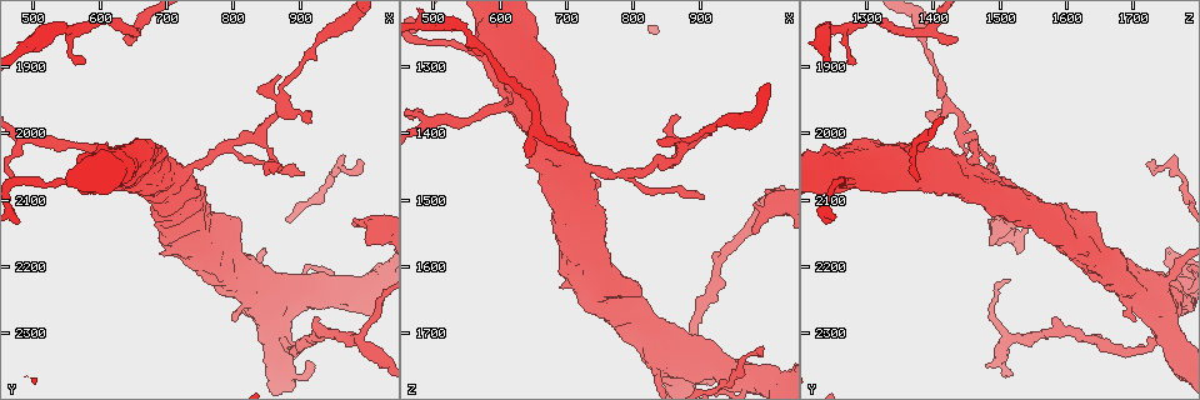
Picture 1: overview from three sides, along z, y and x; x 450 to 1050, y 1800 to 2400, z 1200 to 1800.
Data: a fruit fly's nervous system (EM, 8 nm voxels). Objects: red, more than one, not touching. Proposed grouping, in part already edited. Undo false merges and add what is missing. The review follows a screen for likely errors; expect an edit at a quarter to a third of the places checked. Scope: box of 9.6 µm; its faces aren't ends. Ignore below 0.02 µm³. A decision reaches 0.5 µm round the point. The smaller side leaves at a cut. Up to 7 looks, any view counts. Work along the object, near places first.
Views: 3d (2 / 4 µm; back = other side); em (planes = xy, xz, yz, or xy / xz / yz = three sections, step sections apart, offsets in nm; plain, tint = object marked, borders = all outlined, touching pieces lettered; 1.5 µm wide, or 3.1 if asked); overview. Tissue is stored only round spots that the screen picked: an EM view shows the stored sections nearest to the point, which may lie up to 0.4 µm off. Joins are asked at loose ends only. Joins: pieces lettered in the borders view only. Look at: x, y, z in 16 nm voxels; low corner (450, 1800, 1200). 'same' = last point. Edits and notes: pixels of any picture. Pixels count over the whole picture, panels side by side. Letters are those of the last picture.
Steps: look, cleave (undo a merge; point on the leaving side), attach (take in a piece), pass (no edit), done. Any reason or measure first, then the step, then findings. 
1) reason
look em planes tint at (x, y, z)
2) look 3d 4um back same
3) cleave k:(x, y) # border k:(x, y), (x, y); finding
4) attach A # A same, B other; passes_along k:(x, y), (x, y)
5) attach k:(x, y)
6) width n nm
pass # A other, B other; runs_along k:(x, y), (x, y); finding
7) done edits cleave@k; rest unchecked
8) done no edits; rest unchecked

calibre changes
look em xy step 8 borders at (655, 2030, 1285)

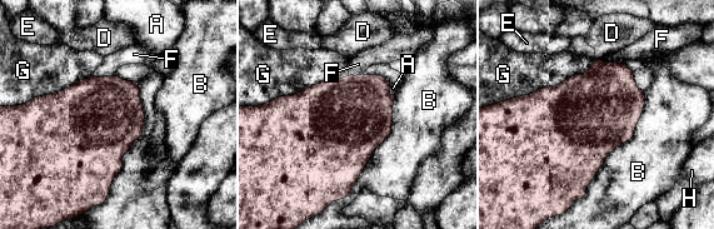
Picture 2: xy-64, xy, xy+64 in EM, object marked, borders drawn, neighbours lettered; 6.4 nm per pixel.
longest_contact B 800 nm
pass # A other, B other, D other, E other, F other, G other, H other; one neuron here

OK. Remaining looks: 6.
branch stops here
look em planes borders at (640, 1865, 1430)

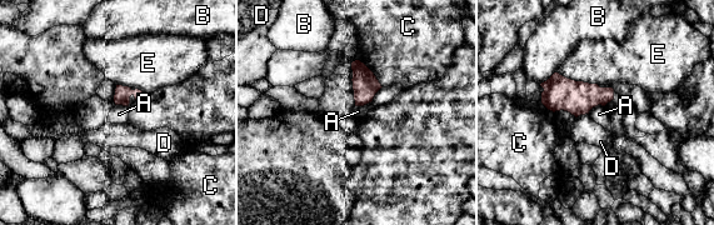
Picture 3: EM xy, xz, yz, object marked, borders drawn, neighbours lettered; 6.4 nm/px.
longest_contact E 280 nm
pass # A other, B other, C other, D other, E other; border 3:(604, 105), (597, 105), (588, 114); none of them fits

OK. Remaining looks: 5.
calibre changes
look em planes tint at (870, 2305, 1735)

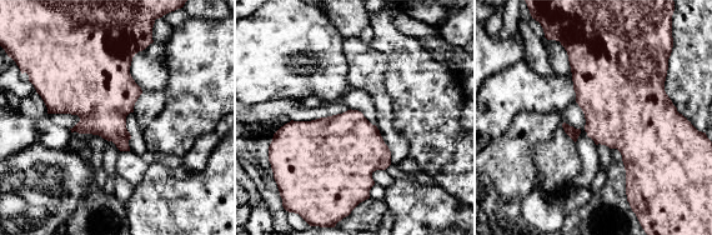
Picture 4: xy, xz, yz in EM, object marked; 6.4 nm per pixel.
look em planes borders same

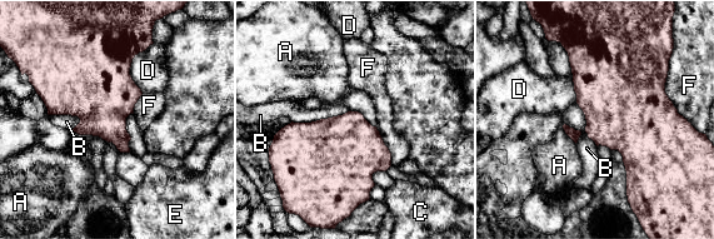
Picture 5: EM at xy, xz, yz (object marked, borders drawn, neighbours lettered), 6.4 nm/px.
width 400 nm
pass # A other, B other, C other, D other, E other, F other; continuous, no second neuron

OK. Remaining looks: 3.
done no edits; rest unchecked

